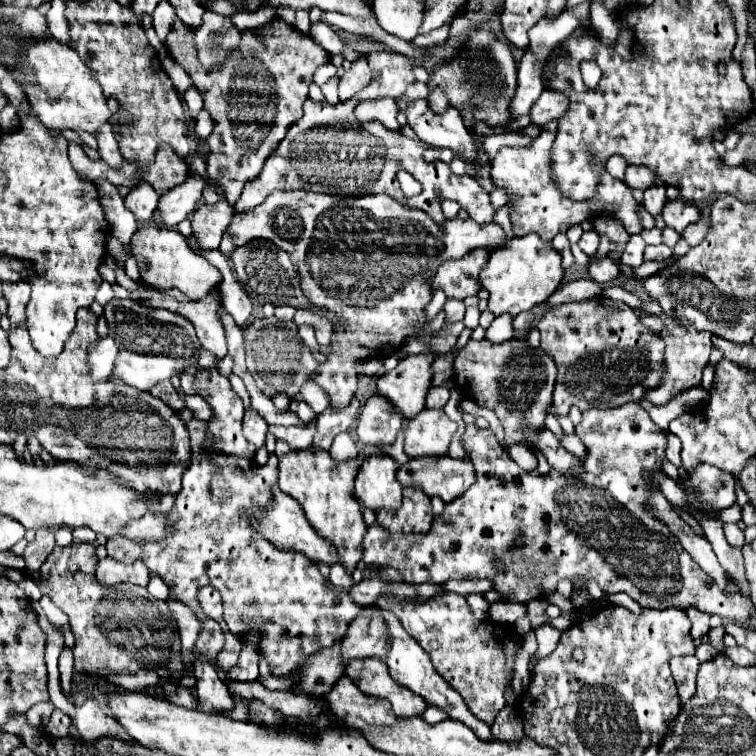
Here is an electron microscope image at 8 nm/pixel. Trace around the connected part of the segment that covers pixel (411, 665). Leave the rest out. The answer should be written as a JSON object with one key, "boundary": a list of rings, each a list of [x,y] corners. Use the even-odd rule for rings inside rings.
{"boundary":[[[381,610],[381,618],[383,618],[383,622],[385,622],[385,626],[387,626],[387,632],[389,632],[389,636],[391,636],[391,646],[389,646],[389,650],[387,650],[387,666],[389,666],[389,674],[393,676],[393,680],[399,682],[401,686],[409,688],[411,692],[419,694],[421,698],[425,698],[431,706],[437,706],[437,708],[445,710],[445,712],[449,714],[449,718],[459,720],[459,722],[463,722],[465,726],[469,726],[479,738],[491,740],[491,738],[493,738],[491,728],[489,728],[487,724],[483,724],[479,718],[475,718],[475,716],[469,712],[467,704],[463,704],[463,698],[459,696],[459,692],[451,690],[451,686],[447,686],[447,682],[435,672],[435,668],[433,668],[429,656],[423,652],[423,648],[421,648],[411,636],[407,636],[407,632],[401,628],[399,620],[395,618],[395,614],[391,614],[391,612],[387,612],[387,610]]]}

